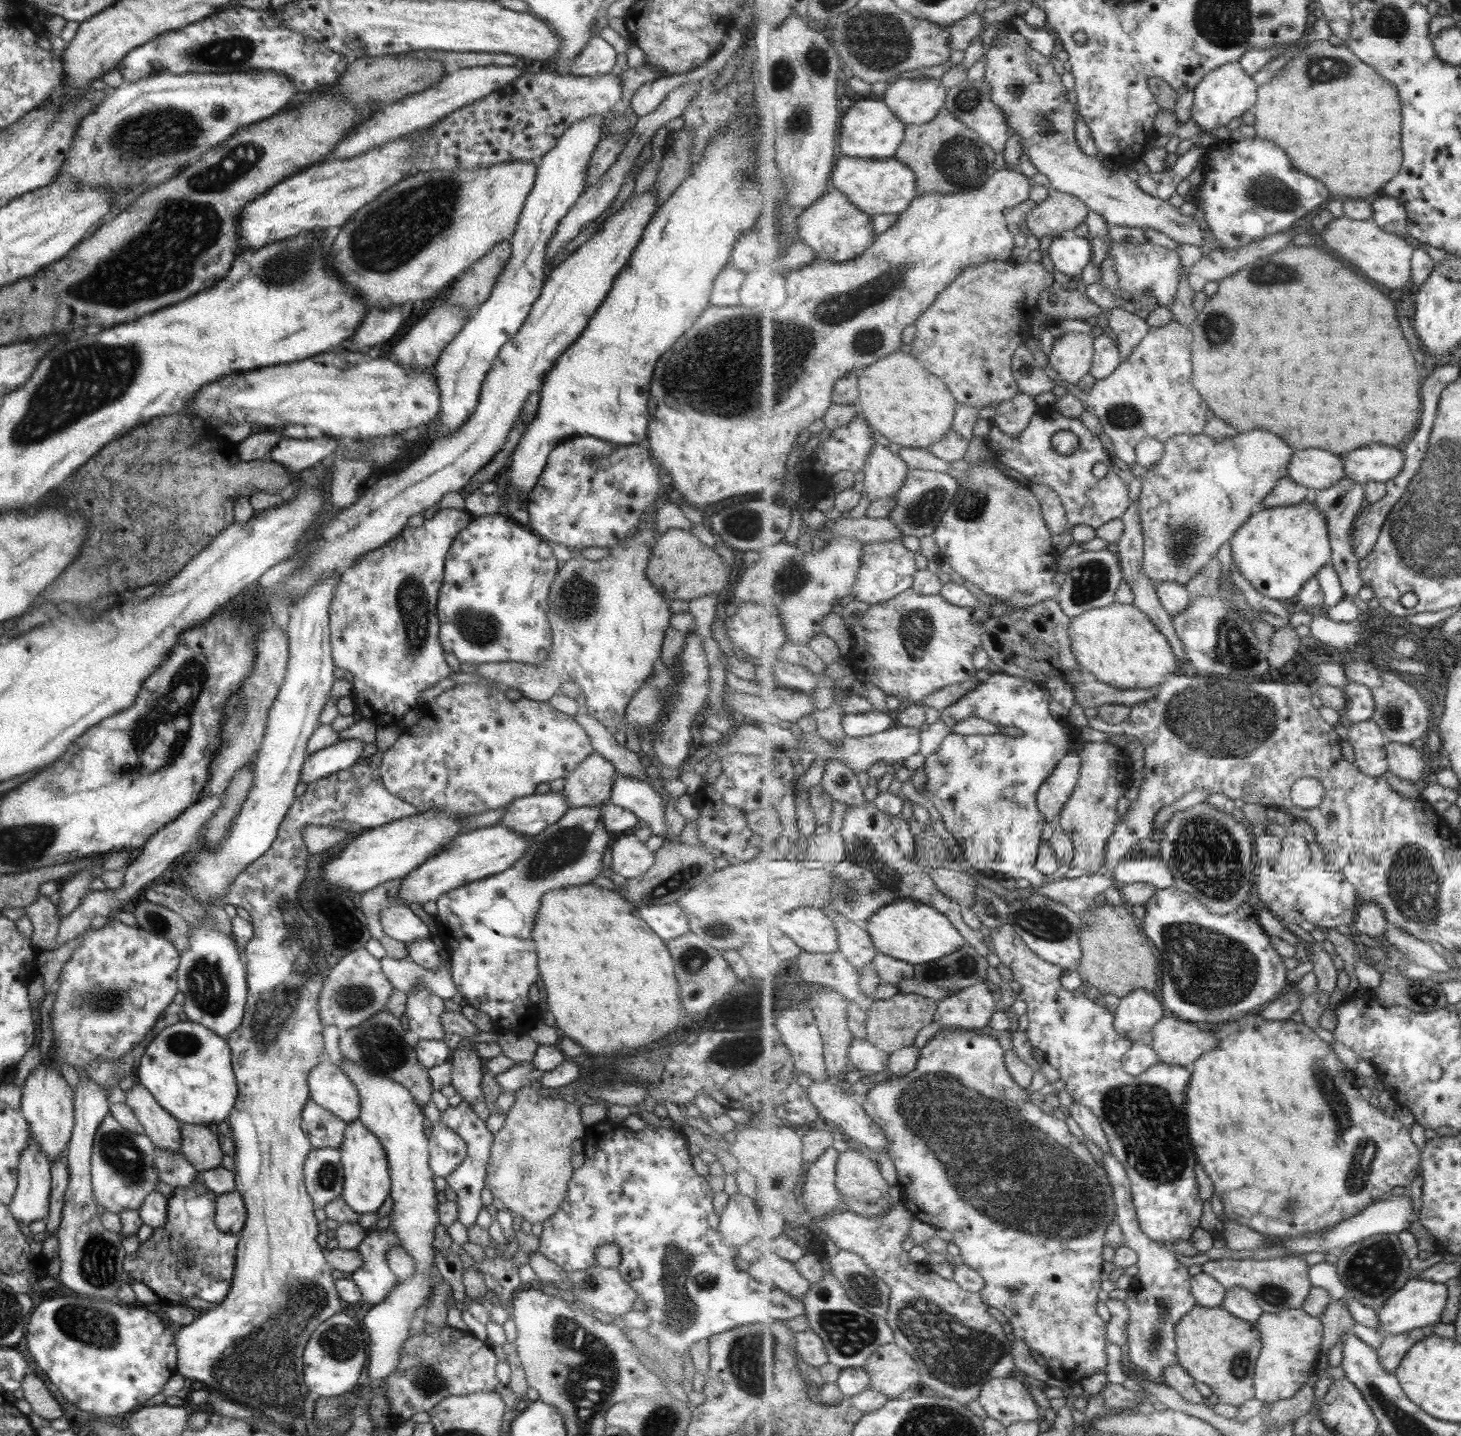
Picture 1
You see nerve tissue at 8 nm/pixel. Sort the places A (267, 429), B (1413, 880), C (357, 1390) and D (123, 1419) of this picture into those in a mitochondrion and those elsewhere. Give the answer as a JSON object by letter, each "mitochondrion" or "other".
{"A":"other","B":"mitochondrion","C":"other","D":"other"}

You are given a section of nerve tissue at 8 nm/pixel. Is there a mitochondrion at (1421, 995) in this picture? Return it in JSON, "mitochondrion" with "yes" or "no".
{"mitochondrion":"yes"}

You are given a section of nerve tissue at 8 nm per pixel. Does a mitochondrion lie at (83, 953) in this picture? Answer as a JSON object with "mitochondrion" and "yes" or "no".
{"mitochondrion":"no"}

